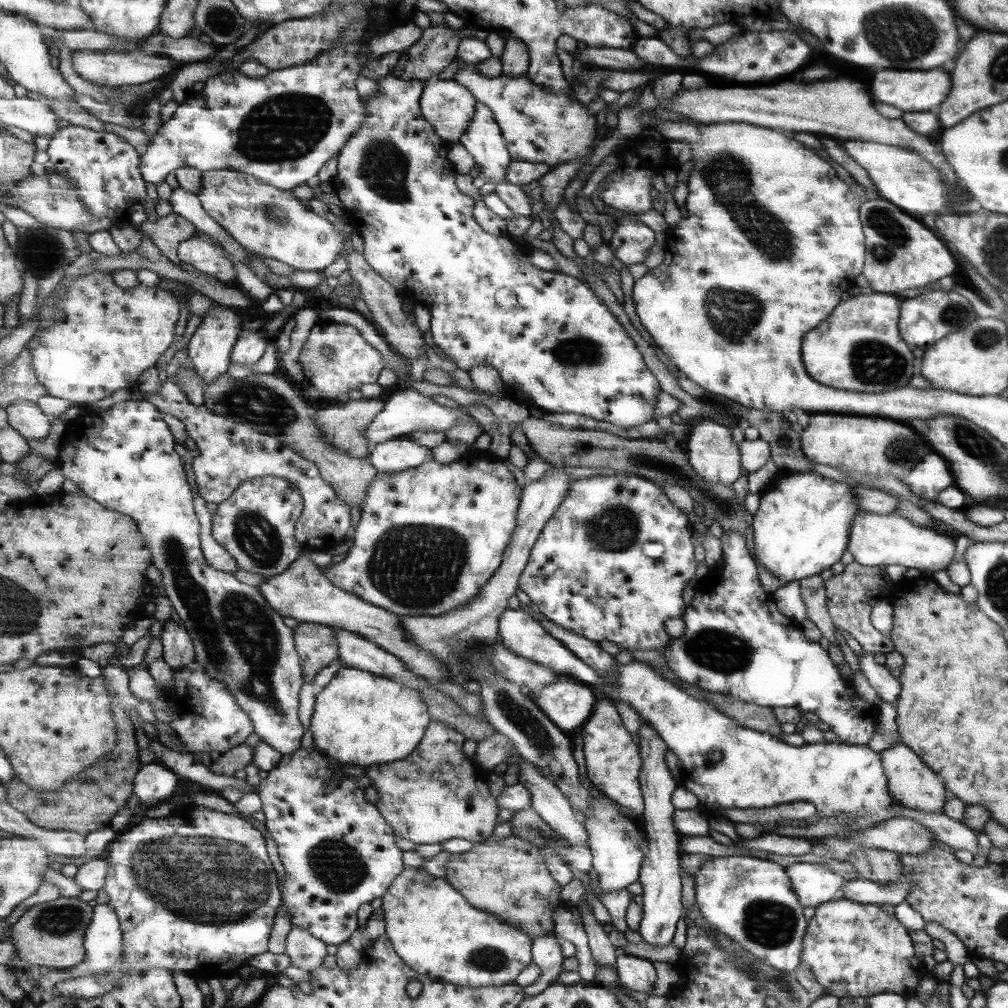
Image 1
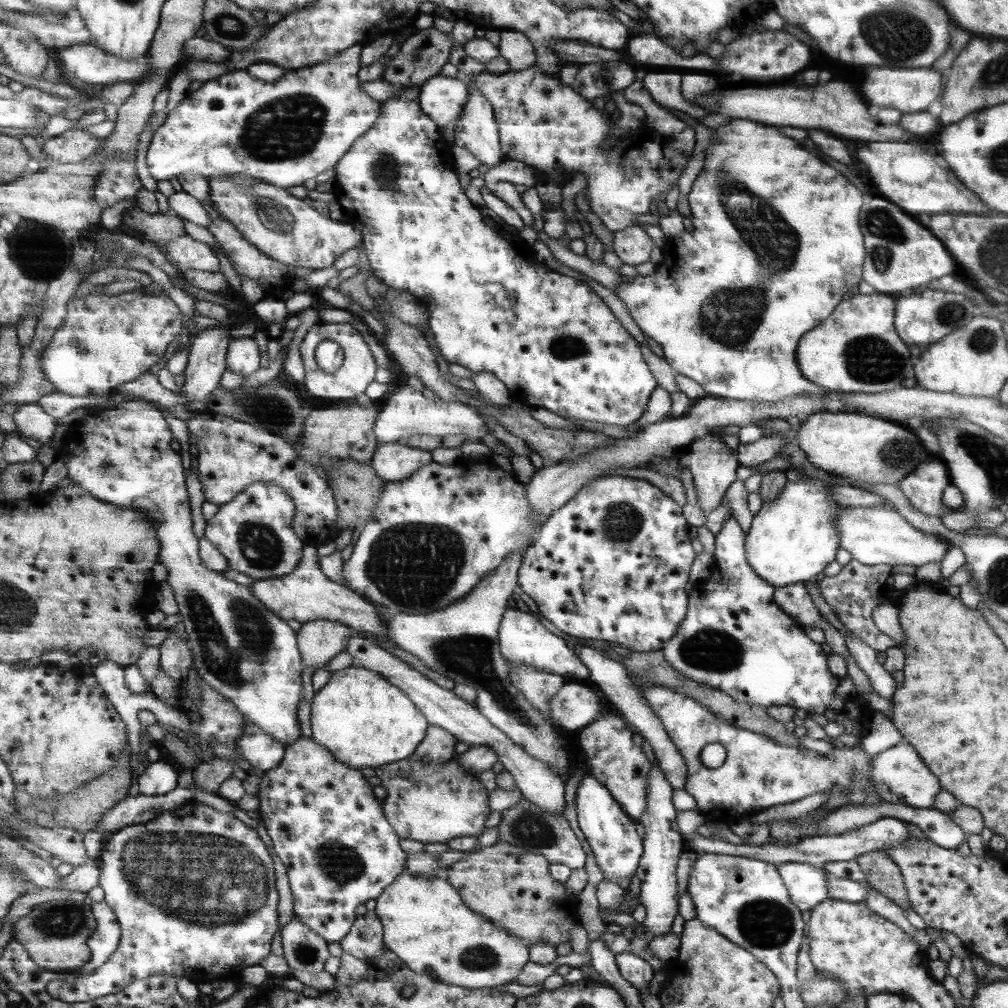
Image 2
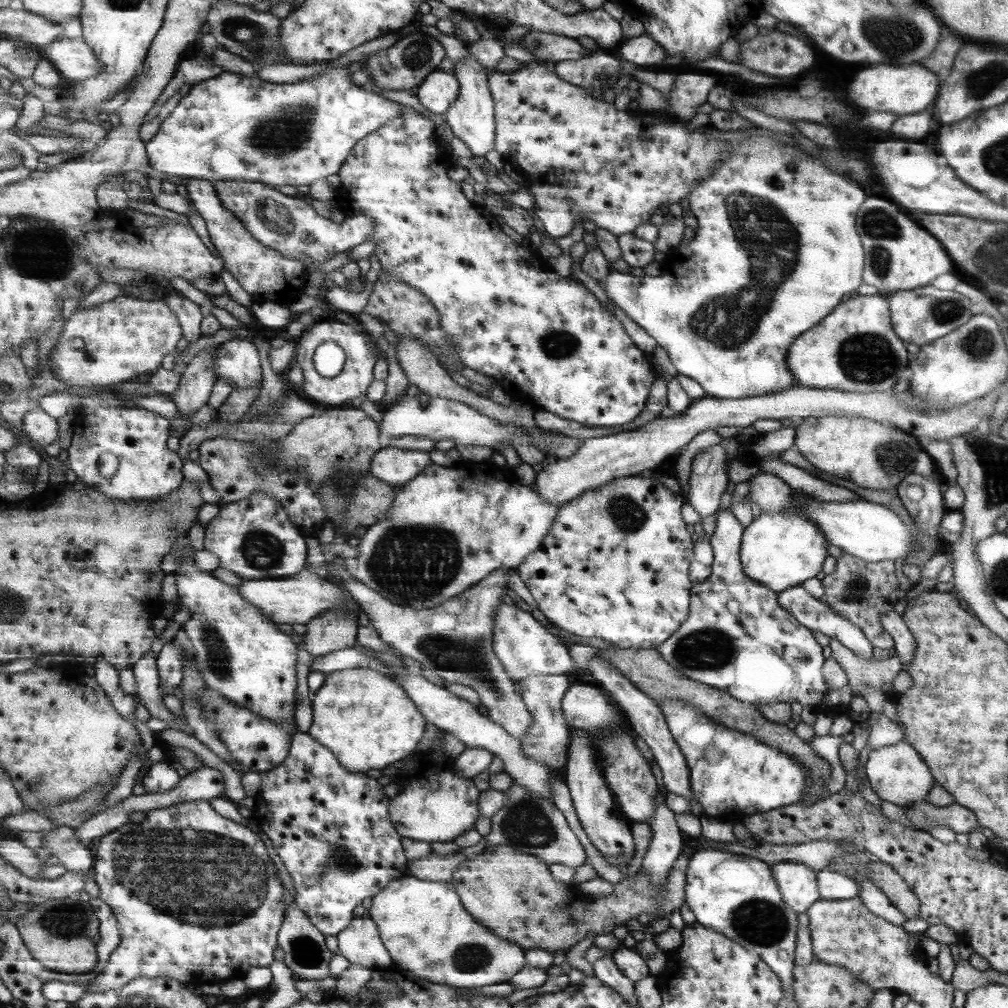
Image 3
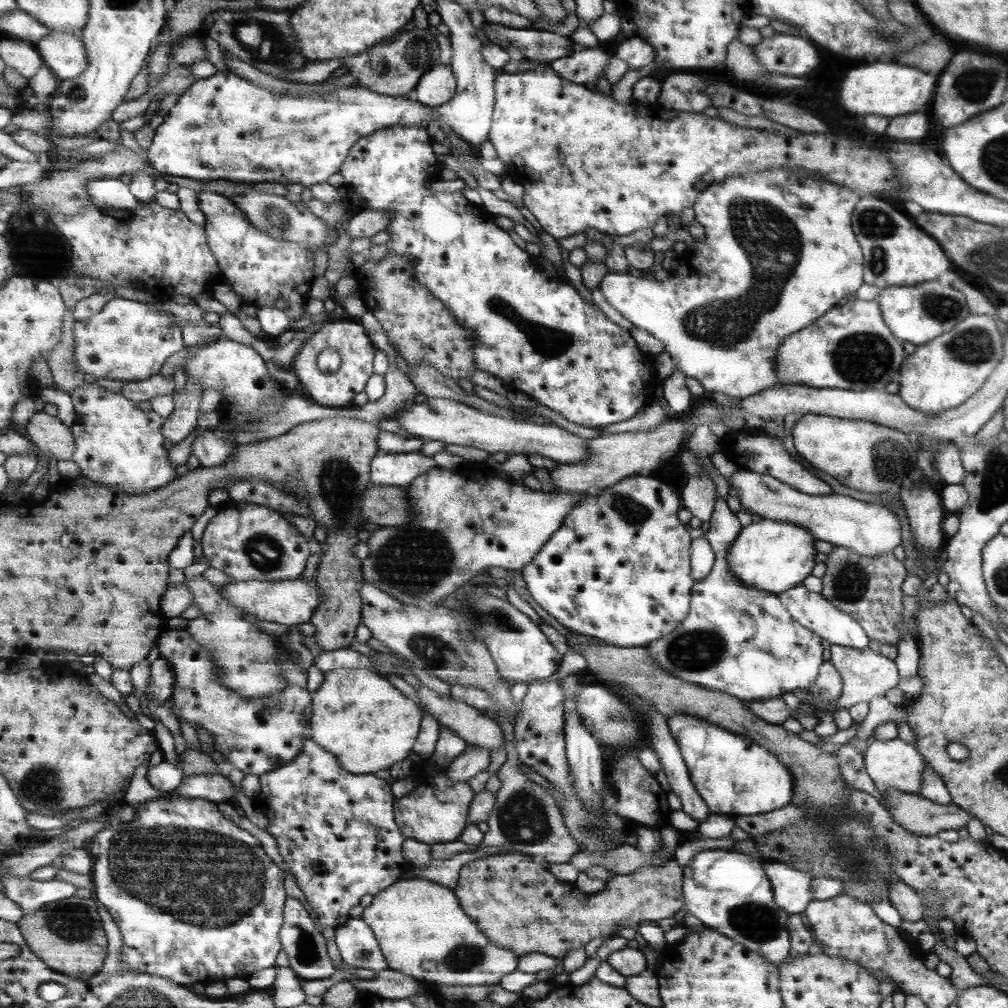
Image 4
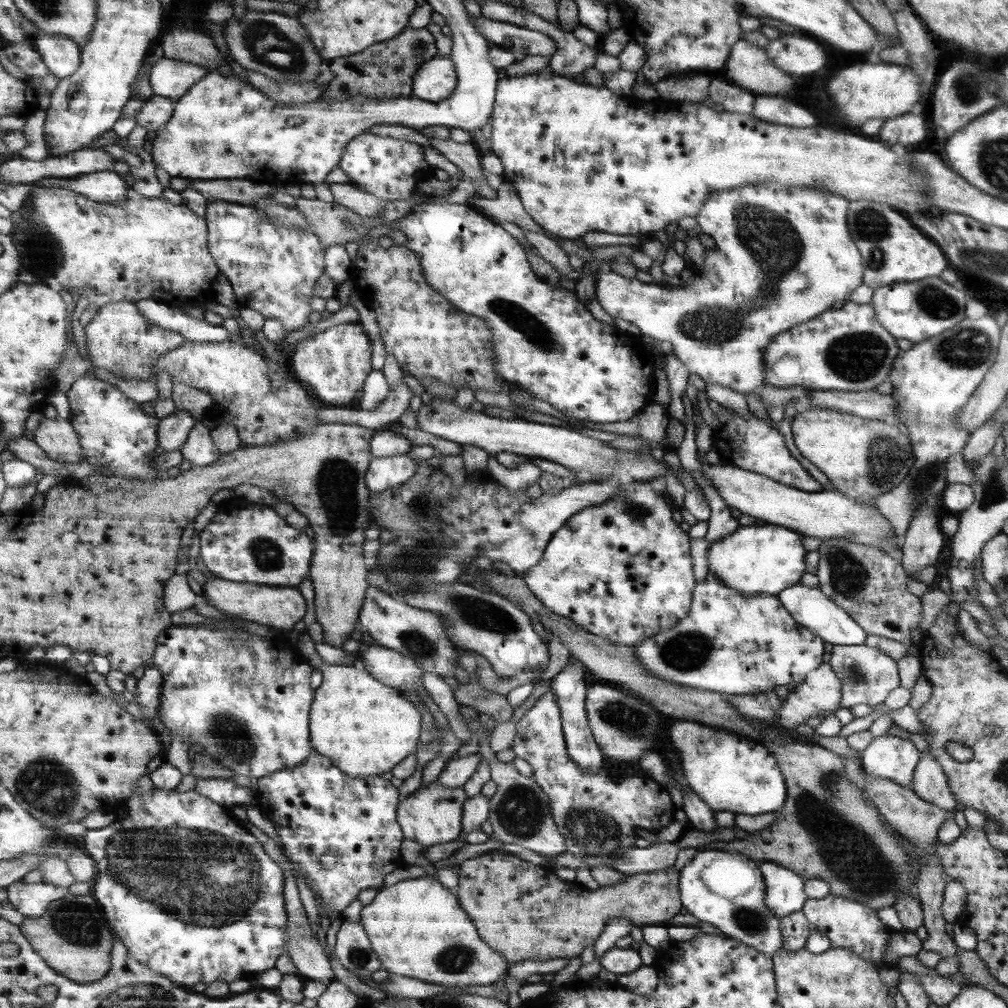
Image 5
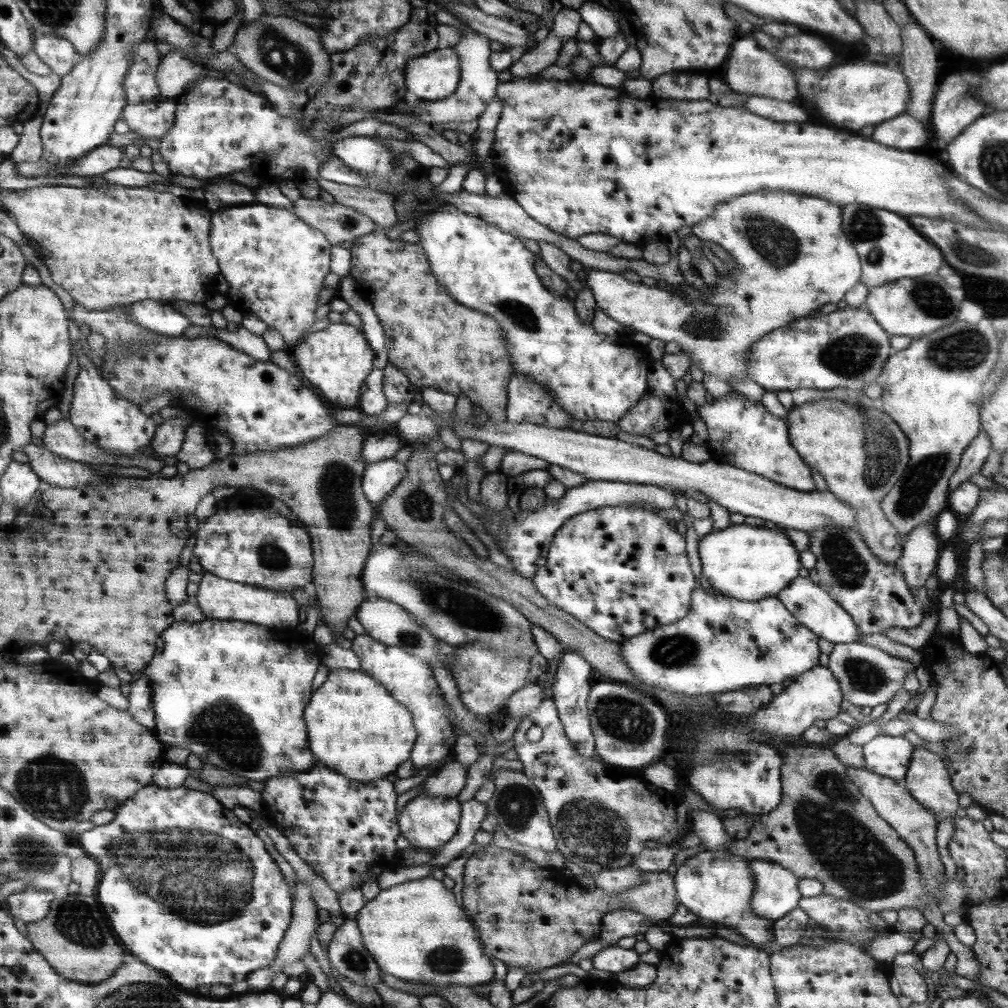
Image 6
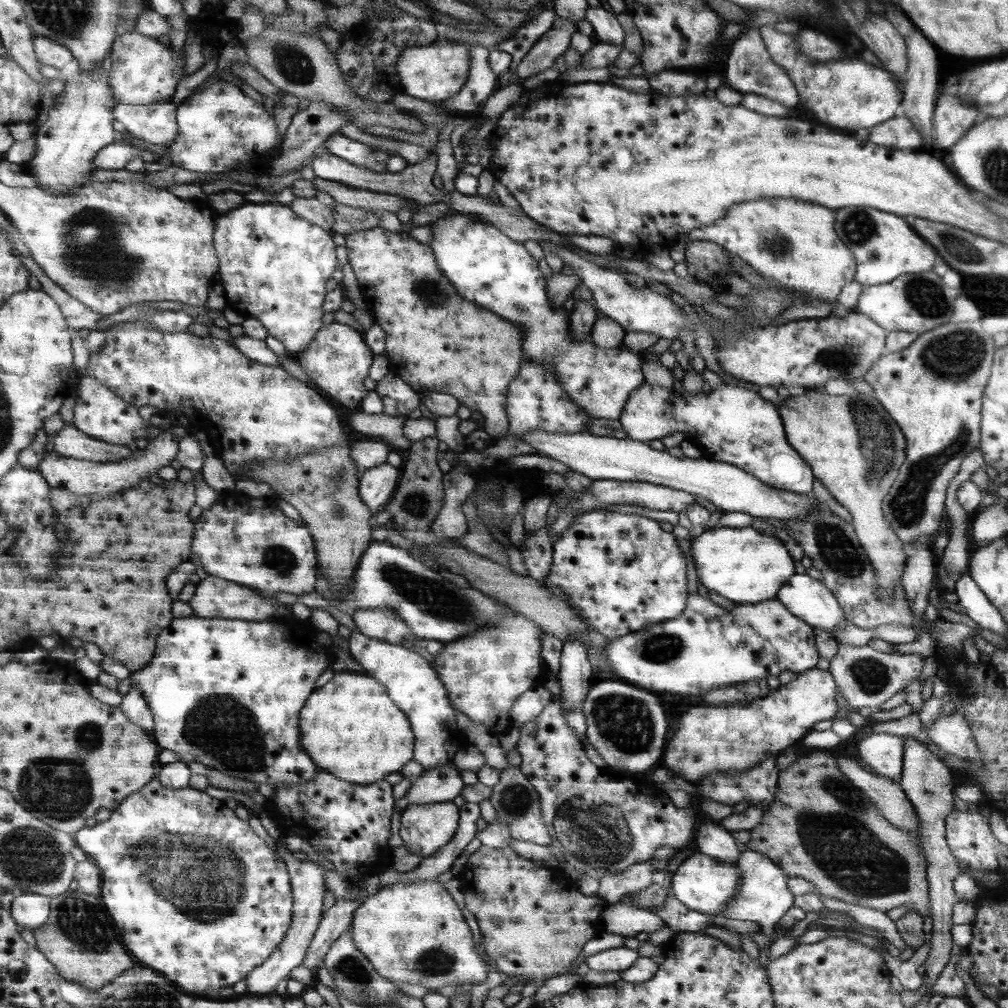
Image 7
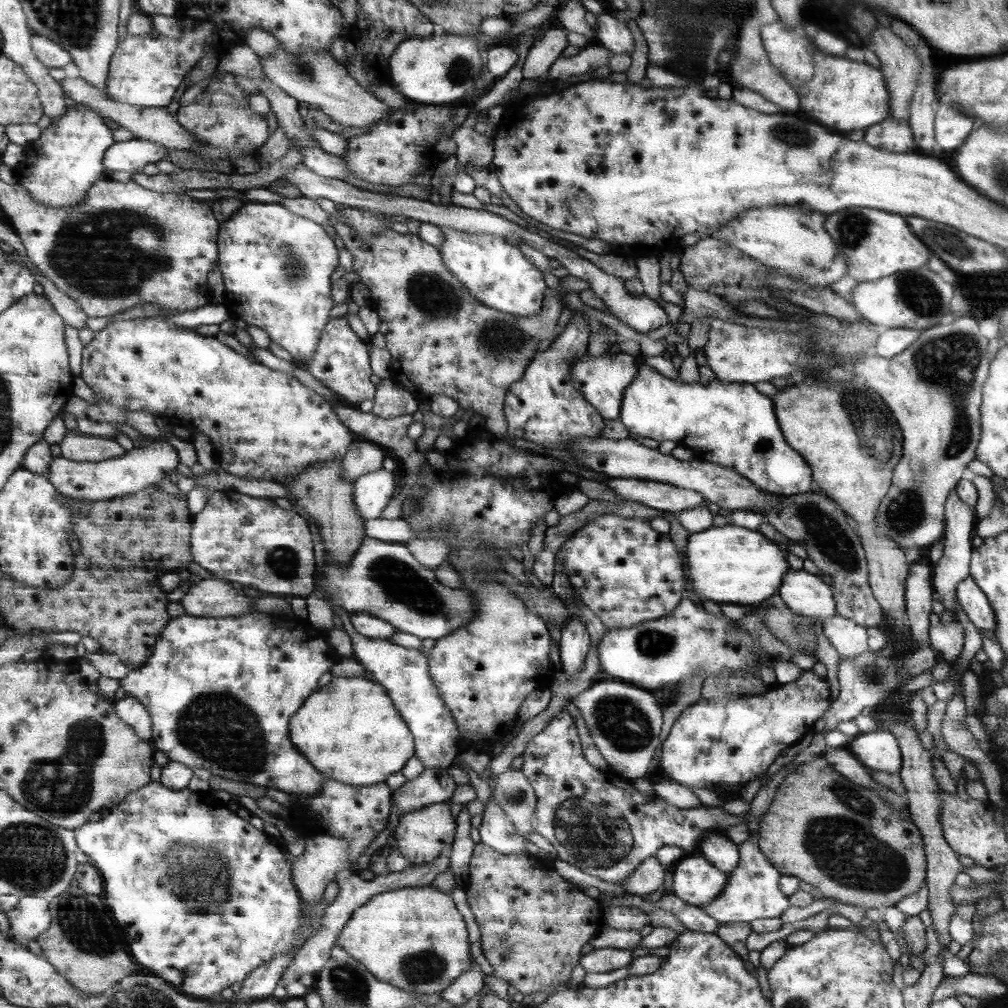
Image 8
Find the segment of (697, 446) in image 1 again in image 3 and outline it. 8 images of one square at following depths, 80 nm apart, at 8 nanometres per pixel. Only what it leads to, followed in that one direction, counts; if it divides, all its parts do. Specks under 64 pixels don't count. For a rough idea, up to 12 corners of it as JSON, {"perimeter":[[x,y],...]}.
{"perimeter":[[716,444],[691,460],[684,500],[701,519],[719,509],[728,483]]}

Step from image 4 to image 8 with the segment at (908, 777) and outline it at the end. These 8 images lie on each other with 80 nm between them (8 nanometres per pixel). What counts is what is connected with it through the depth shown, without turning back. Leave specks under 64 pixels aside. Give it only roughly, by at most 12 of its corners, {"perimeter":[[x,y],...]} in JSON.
{"perimeter":[[886,730],[851,738],[849,752],[868,771],[902,767],[898,741]]}

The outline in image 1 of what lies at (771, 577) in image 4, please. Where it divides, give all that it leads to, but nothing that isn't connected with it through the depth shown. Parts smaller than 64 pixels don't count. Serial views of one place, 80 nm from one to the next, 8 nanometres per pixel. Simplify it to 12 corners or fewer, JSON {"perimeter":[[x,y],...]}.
{"perimeter":[[774,475],[751,516],[754,562],[782,584],[846,549],[852,488]]}

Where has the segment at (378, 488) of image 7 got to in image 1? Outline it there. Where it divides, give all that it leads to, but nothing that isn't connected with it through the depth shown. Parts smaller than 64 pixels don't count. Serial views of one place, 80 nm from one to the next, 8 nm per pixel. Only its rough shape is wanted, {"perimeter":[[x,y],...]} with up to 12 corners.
{"perimeter":[[409,438],[370,447],[377,472],[403,472],[429,462],[432,452]]}

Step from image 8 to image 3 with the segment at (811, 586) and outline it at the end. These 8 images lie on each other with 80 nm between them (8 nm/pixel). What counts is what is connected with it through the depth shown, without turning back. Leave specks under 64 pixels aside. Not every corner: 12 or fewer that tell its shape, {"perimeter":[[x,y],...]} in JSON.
{"perimeter":[[801,585],[778,592],[778,604],[811,632],[873,660],[863,632],[833,614]]}

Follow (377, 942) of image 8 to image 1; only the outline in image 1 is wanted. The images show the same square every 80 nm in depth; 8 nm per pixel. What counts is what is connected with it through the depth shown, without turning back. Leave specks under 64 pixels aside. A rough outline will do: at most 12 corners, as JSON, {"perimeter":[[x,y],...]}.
{"perimeter":[[404,867],[381,896],[410,969],[471,988],[513,983],[525,932],[448,881]]}

